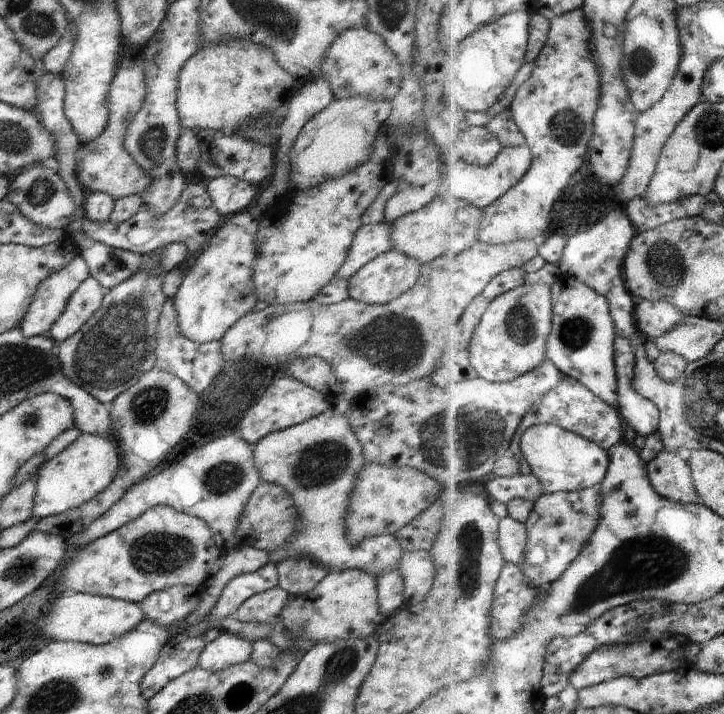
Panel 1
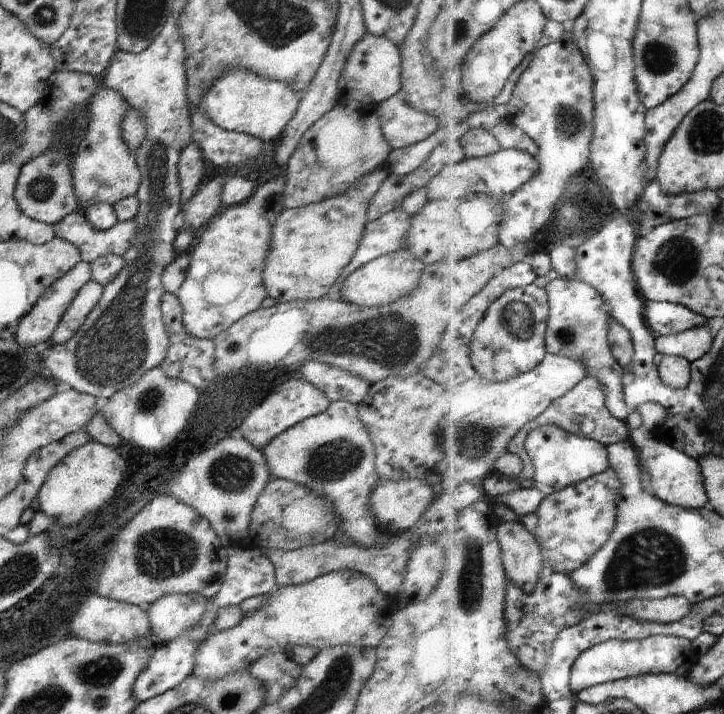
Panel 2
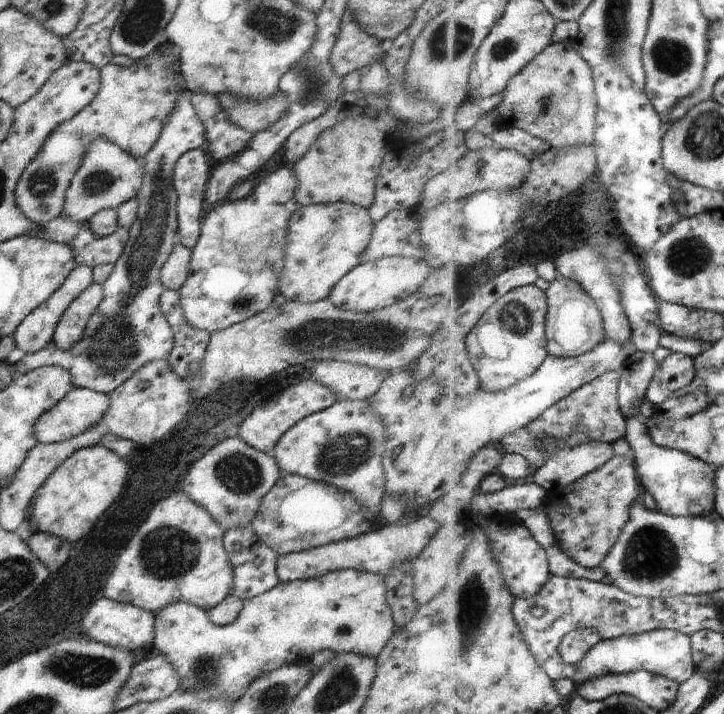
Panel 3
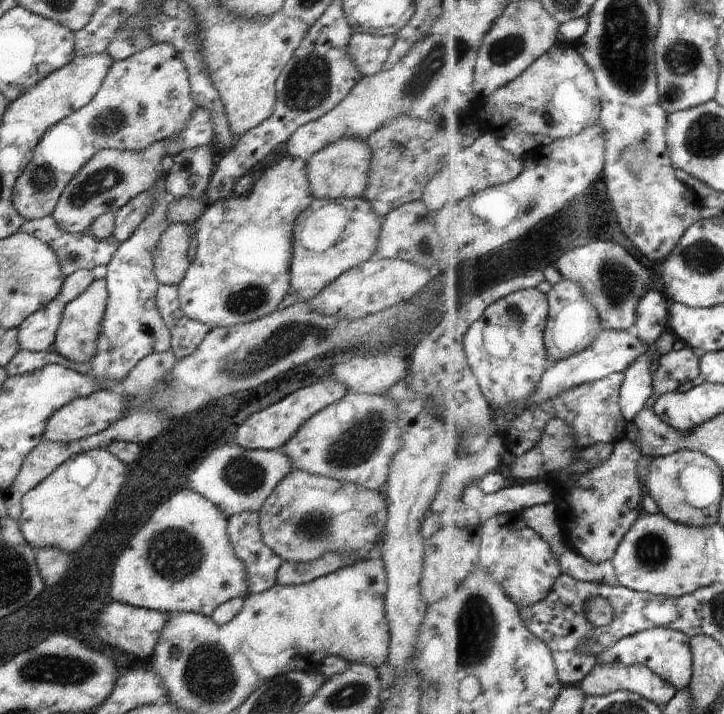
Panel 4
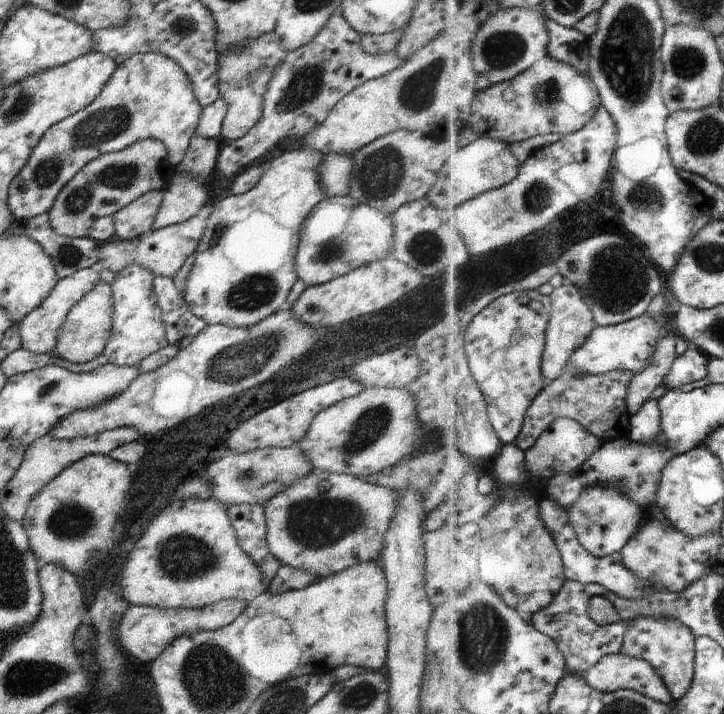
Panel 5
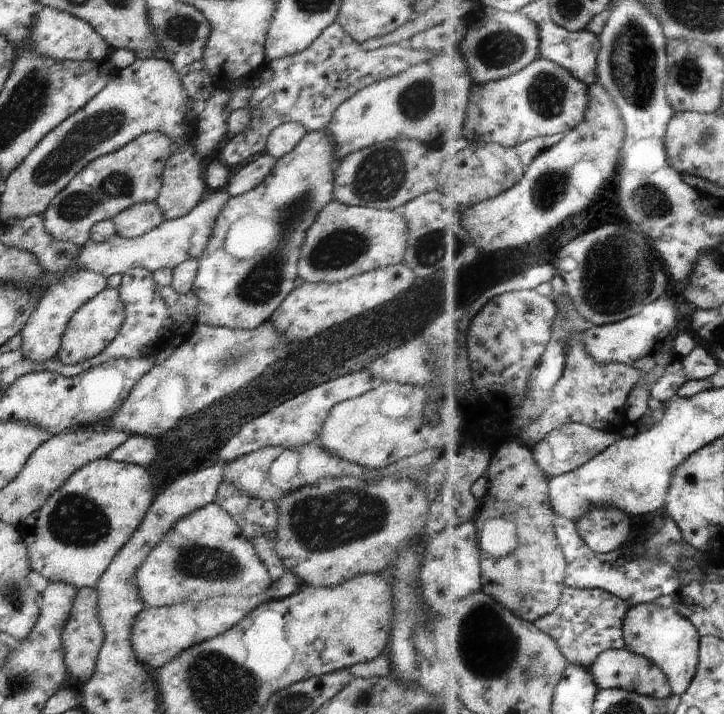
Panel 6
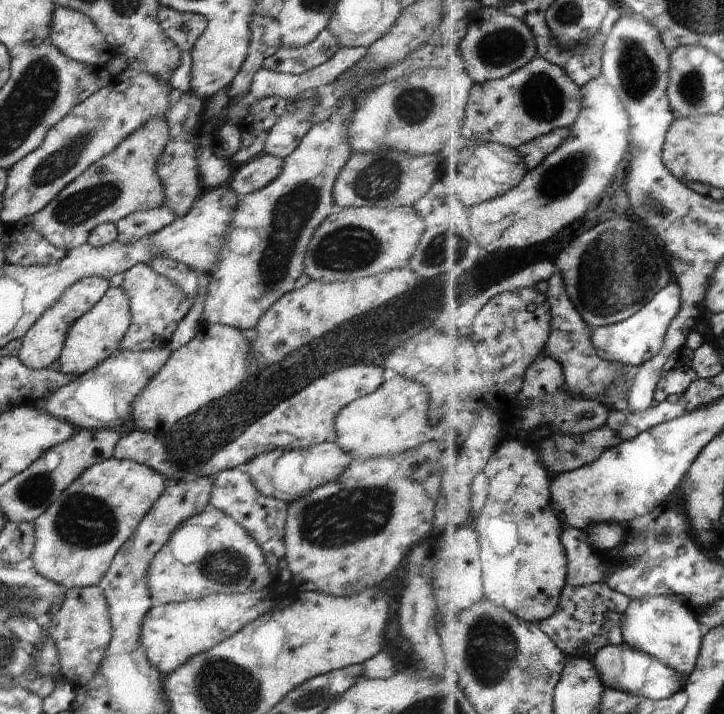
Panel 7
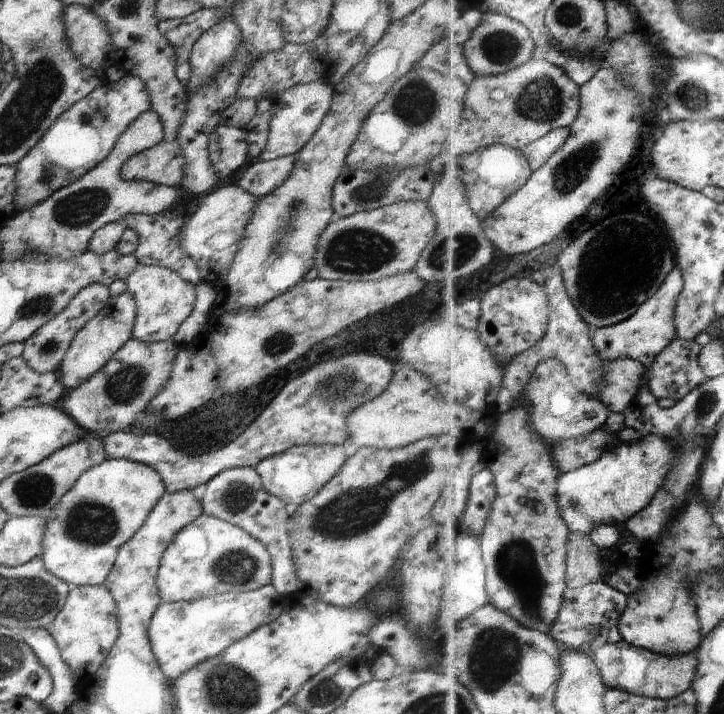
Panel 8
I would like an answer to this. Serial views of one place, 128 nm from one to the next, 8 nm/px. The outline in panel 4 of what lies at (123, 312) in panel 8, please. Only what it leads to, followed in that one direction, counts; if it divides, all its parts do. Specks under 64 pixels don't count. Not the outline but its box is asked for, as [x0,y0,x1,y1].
[51,279,107,364]

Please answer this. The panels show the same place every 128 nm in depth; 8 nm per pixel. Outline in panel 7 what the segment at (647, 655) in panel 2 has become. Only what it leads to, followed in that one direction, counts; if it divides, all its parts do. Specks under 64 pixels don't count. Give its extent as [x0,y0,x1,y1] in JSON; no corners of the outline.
[622,594,706,685]

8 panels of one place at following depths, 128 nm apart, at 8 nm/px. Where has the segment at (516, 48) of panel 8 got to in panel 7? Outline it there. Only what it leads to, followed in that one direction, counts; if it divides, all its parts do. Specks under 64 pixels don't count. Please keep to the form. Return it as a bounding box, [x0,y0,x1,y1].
[459,5,537,82]

